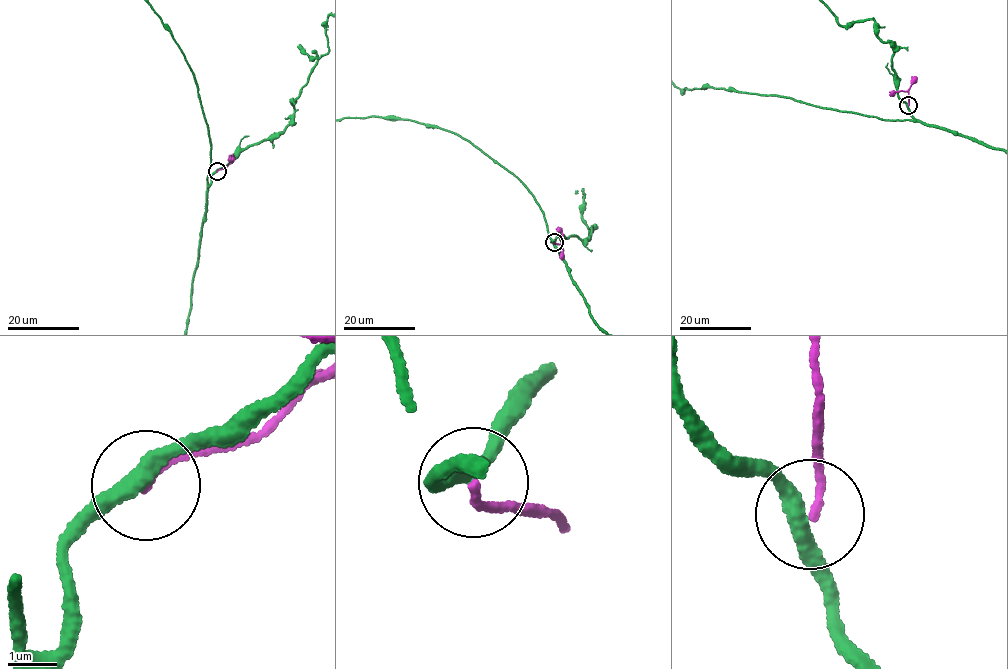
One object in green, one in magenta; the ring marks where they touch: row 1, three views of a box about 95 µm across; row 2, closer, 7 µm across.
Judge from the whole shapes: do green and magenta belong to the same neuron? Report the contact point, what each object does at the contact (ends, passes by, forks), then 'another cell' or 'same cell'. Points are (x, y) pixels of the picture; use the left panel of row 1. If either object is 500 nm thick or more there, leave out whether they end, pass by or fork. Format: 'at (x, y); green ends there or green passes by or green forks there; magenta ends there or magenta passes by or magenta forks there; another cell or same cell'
at (217, 171); green passes by; magenta ends there; another cell

